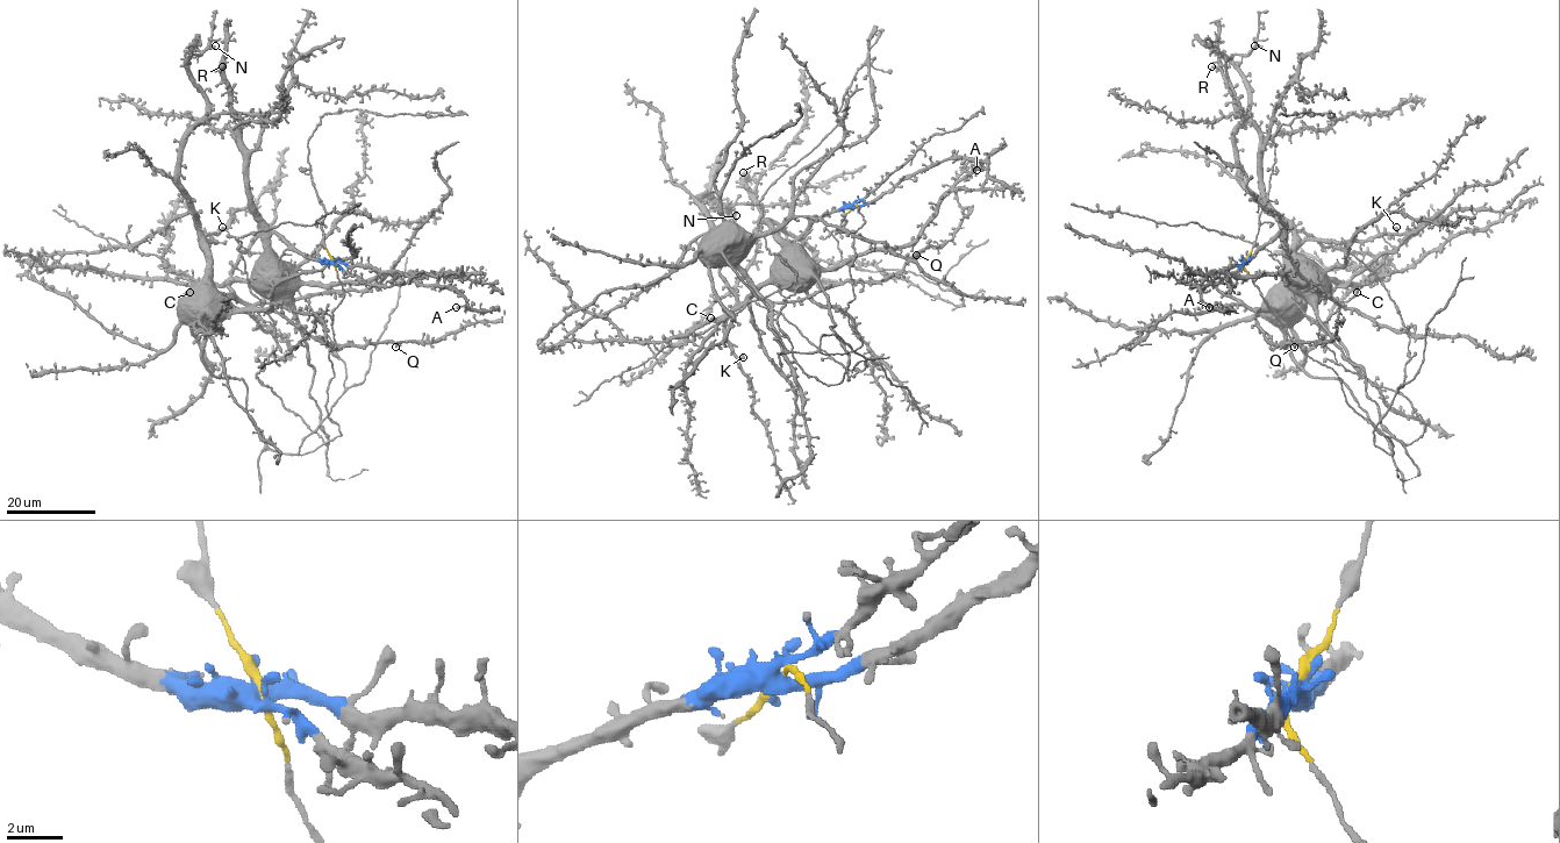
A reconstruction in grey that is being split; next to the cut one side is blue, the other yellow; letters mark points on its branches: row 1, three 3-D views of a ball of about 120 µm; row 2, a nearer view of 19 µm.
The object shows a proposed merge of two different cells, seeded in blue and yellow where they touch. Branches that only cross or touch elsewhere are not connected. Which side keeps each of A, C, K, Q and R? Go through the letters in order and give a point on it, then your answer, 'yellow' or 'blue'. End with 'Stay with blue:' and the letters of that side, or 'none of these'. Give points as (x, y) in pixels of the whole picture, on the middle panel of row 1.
A: (977, 170) | blue
C: (710, 318) | blue
K: (743, 357) | yellow
Q: (916, 255) | yellow
R: (743, 172) | blue
Stay with blue: A, C, R

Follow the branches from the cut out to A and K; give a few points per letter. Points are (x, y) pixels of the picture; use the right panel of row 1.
A: (1245, 259), (1240, 265), (1213, 271), (1197, 285), (1209, 308)
K: (1245, 259), (1287, 334), (1393, 455), (1340, 379), (1296, 361), (1286, 293), (1304, 241), (1395, 227)

